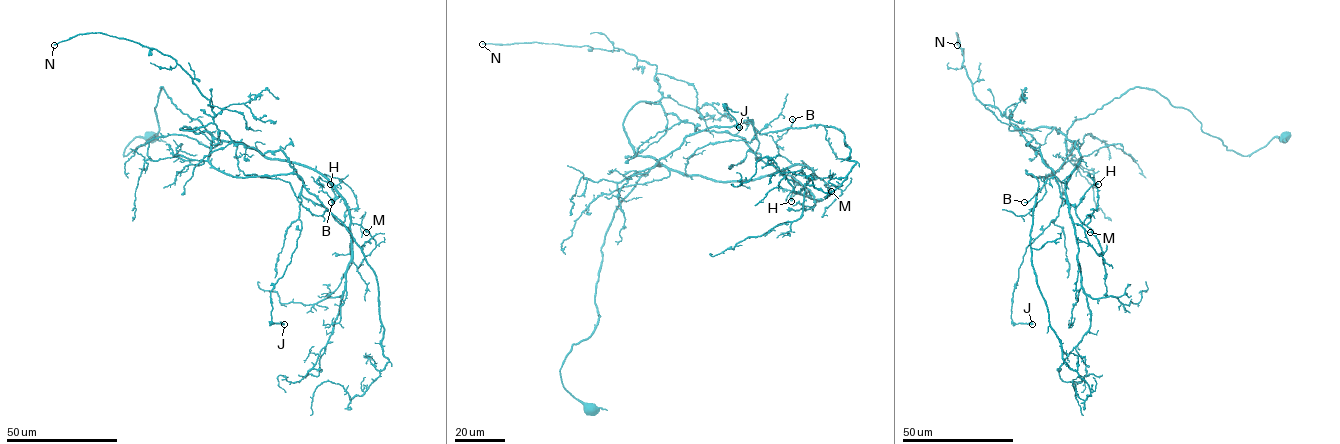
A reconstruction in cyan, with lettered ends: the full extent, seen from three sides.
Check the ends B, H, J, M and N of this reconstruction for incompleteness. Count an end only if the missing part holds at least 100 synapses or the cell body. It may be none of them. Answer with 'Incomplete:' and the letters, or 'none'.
Incomplete: N

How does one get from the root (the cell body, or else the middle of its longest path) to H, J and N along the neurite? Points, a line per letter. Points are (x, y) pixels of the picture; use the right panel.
H: (1284, 136), (1242, 156), (1139, 87), (1042, 144), (1019, 131), (1075, 209), (1098, 184)
J: (1284, 136), (1242, 156), (1139, 87), (1042, 144), (1019, 131), (1062, 199), (1013, 292), (1012, 321), (1032, 324)
N: (1284, 136), (1242, 156), (1187, 109), (1134, 87), (1040, 144), (976, 99), (956, 33), (957, 45)

